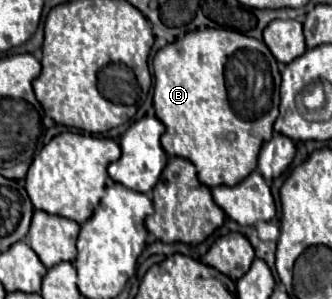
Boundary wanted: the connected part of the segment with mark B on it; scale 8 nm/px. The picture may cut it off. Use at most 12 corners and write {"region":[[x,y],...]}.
{"region":[[227,29],[153,57],[165,153],[207,187],[257,167],[277,61]]}

